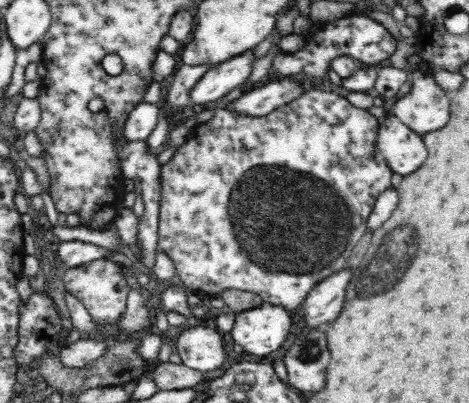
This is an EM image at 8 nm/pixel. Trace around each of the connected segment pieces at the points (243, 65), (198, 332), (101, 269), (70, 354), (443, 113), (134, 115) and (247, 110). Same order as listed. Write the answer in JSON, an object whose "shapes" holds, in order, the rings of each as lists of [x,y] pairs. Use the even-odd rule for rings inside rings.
{"shapes":[[[[248,50],[242,56],[208,69],[190,89],[190,106],[218,101],[218,98],[226,96],[236,86],[243,85],[250,74],[252,63],[252,53]]],[[[211,321],[205,326],[185,327],[178,336],[177,353],[184,366],[200,372],[218,370],[226,360],[222,337]]],[[[120,258],[115,262],[106,259],[92,261],[84,266],[68,269],[63,276],[66,292],[77,298],[98,324],[114,325],[126,312],[130,286],[120,272],[120,263],[123,263]]],[[[80,339],[63,347],[58,354],[59,361],[64,368],[83,369],[86,364],[91,364],[101,357],[109,346],[110,342]]],[[[414,70],[410,73],[414,90],[398,98],[388,113],[420,136],[440,131],[450,121],[451,99],[430,73]]],[[[139,103],[124,122],[124,139],[130,143],[145,141],[156,128],[161,114],[160,105]]],[[[290,78],[270,80],[262,87],[252,88],[232,101],[228,111],[240,117],[259,118],[269,116],[278,107],[289,104],[304,91]]]]}

